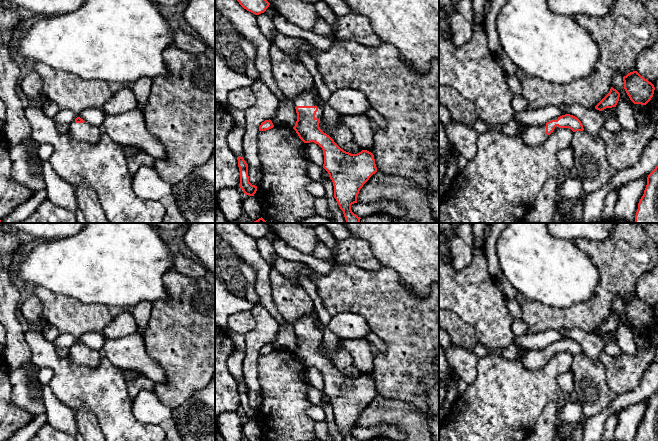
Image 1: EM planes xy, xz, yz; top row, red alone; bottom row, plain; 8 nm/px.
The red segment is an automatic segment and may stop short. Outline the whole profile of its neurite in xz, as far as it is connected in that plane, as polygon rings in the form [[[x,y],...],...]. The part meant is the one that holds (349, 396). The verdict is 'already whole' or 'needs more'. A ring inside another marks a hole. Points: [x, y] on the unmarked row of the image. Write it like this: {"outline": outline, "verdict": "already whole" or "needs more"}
{"outline": [[[311,309],[308,314],[302,316],[297,322],[292,323],[297,337],[297,345],[293,353],[304,367],[314,366],[322,372],[324,378],[323,392],[328,396],[333,406],[334,422],[343,435],[344,441],[358,441],[352,436],[351,429],[357,427],[360,413],[377,396],[374,379],[367,374],[362,374],[357,378],[346,376],[320,353],[319,347],[322,342],[323,331],[317,327],[316,320],[317,316]]], "verdict": "needs more"}

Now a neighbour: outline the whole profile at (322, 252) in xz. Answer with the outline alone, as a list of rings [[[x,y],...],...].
[[[319,240],[317,242],[313,256],[325,261],[331,261],[333,259],[331,249],[329,249],[323,242]]]

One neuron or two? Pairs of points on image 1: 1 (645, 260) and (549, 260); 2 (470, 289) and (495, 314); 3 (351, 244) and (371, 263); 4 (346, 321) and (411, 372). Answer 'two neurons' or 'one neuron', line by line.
1: two neurons
2: one neuron
3: one neuron
4: two neurons

